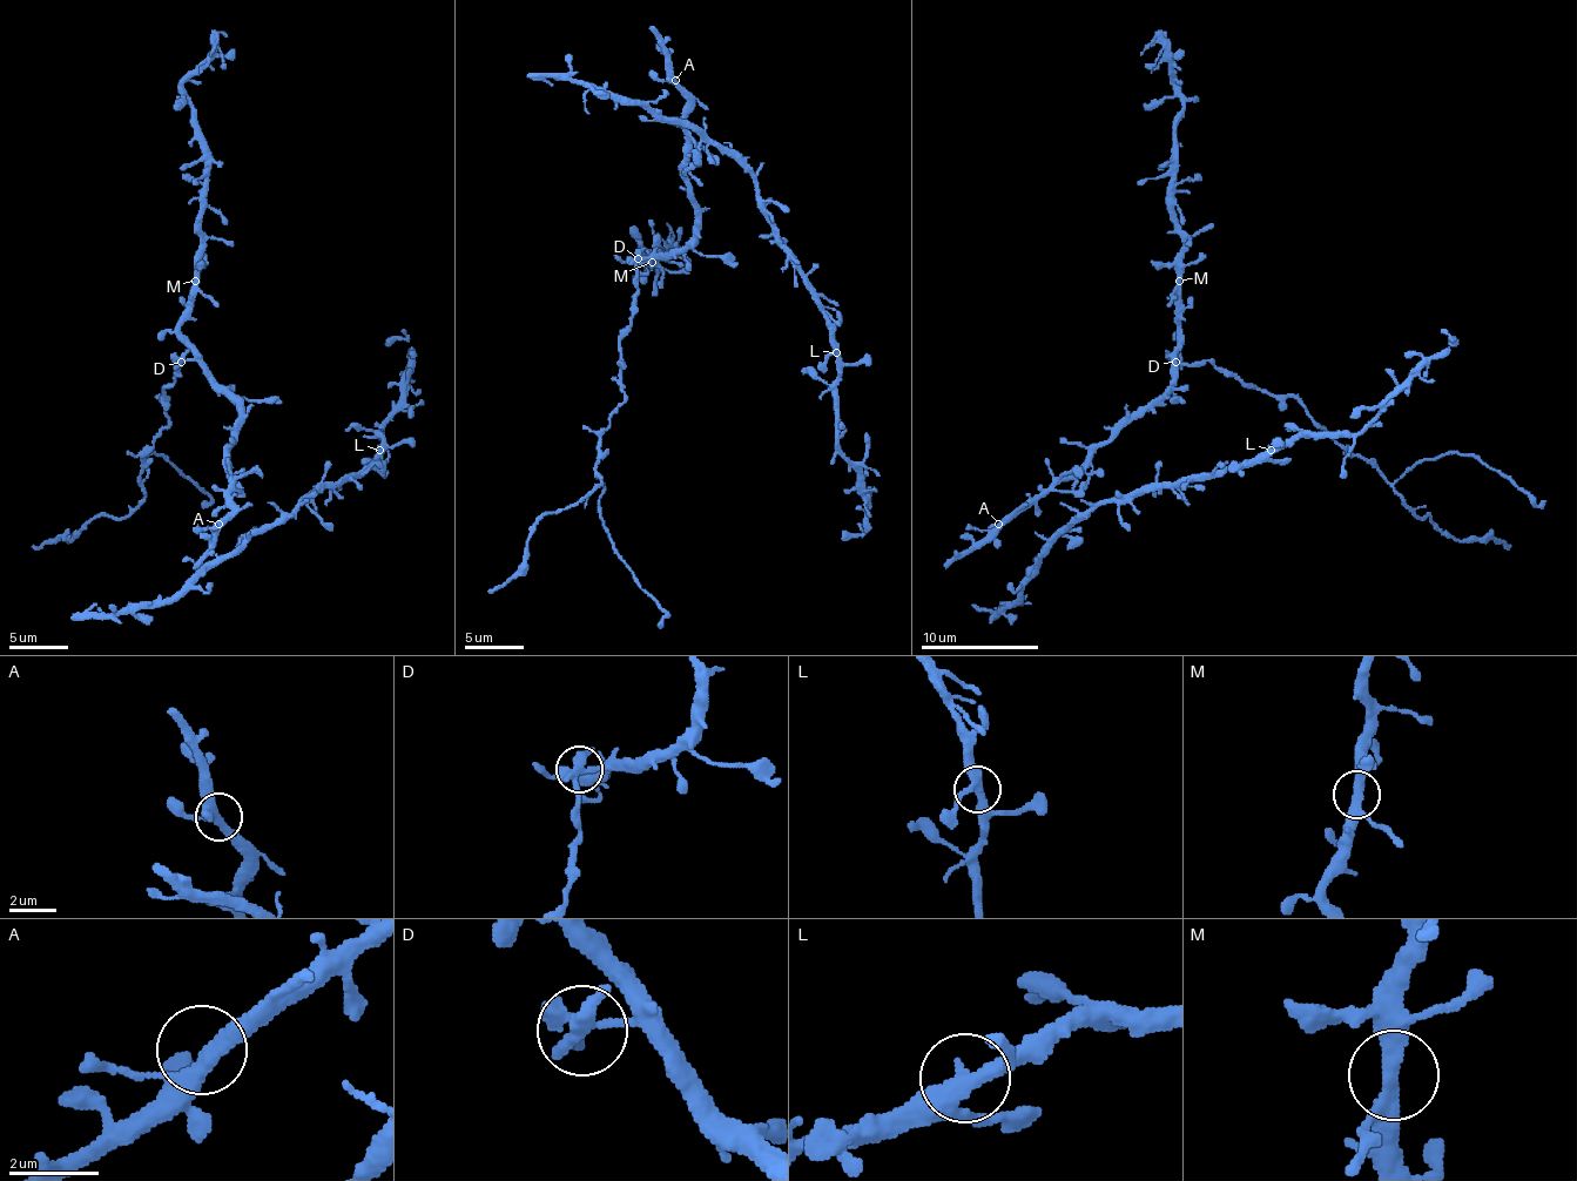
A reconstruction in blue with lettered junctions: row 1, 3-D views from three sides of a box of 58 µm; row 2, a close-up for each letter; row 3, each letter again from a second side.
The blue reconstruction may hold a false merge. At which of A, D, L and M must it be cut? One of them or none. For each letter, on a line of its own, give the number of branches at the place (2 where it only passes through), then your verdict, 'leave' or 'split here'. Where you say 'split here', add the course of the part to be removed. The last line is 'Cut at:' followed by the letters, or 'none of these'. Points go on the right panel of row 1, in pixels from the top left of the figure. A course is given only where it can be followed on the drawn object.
A: 3 | leave
D: 3 | split here | (1177, 362), (1212, 362), (1259, 389), (1291, 395), (1390, 483), (1426, 459), (1470, 453), (1537, 506), (1547, 500)
L: 3 | leave
M: 3 | leave
Cut at: D

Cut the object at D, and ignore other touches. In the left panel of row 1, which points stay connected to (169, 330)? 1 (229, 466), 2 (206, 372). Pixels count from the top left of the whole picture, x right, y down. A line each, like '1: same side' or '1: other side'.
1: same side
2: same side

